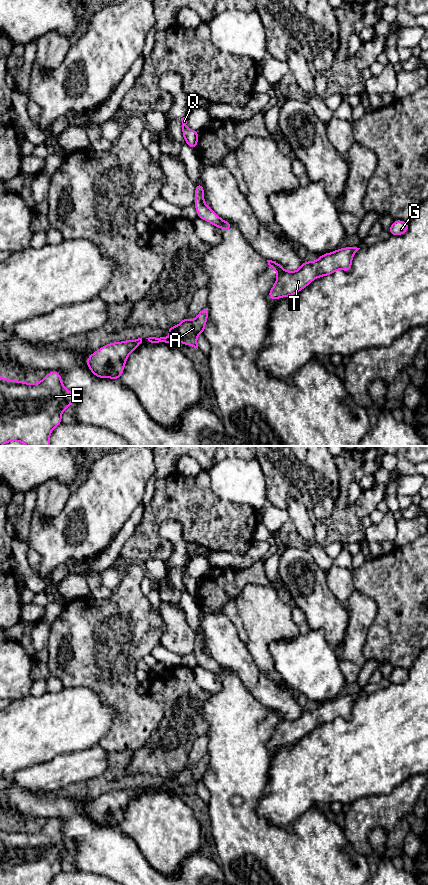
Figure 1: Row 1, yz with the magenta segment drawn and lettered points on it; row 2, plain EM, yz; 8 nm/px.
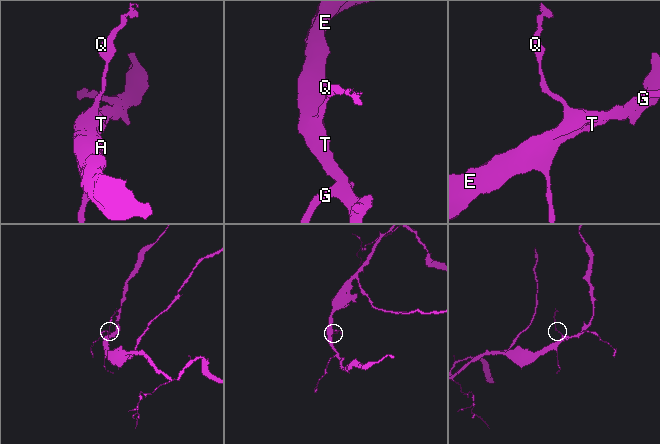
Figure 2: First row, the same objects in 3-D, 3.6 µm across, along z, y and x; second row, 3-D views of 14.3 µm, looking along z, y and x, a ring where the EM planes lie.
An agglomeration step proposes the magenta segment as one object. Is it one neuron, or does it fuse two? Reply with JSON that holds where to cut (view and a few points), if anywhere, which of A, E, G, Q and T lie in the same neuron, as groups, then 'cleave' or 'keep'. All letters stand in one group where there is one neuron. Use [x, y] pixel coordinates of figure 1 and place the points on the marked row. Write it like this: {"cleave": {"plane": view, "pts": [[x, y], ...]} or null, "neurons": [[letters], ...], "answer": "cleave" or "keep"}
{"cleave": null, "neurons": [["A", "E", "G", "Q", "T"]], "answer": "keep"}

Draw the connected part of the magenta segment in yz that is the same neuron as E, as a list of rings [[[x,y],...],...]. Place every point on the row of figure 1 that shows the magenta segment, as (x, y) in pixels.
[[[50,371],[43,380],[33,384],[0,376],[0,445],[18,441],[26,446],[50,446],[52,430],[62,423],[62,412],[67,410],[75,399],[76,395],[65,388],[61,374],[57,371]]]

